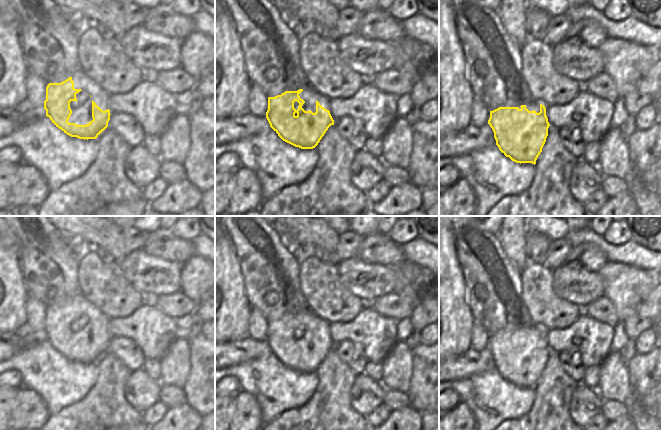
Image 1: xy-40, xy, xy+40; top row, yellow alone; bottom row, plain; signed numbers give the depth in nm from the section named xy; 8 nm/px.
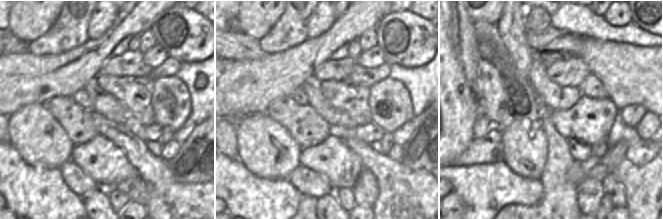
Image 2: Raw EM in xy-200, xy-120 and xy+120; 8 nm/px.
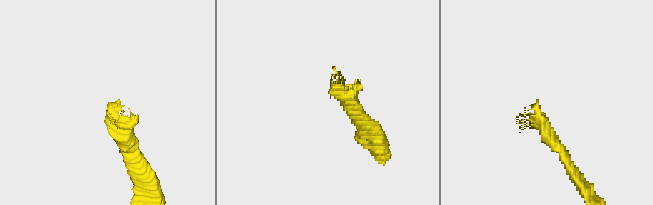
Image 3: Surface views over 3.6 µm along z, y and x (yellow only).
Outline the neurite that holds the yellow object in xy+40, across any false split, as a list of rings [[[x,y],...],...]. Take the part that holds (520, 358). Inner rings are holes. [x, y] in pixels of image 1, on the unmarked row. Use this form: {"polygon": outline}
{"polygon": [[[540,328],[540,336],[529,335],[526,329],[520,331],[499,331],[490,335],[488,348],[494,356],[496,368],[481,375],[501,375],[509,385],[522,389],[535,389],[536,384],[546,366],[550,350],[546,340],[546,332]]]}

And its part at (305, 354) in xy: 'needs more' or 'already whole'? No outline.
needs more

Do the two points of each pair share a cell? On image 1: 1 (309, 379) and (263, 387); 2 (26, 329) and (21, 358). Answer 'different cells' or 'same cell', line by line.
1: different cells
2: different cells

